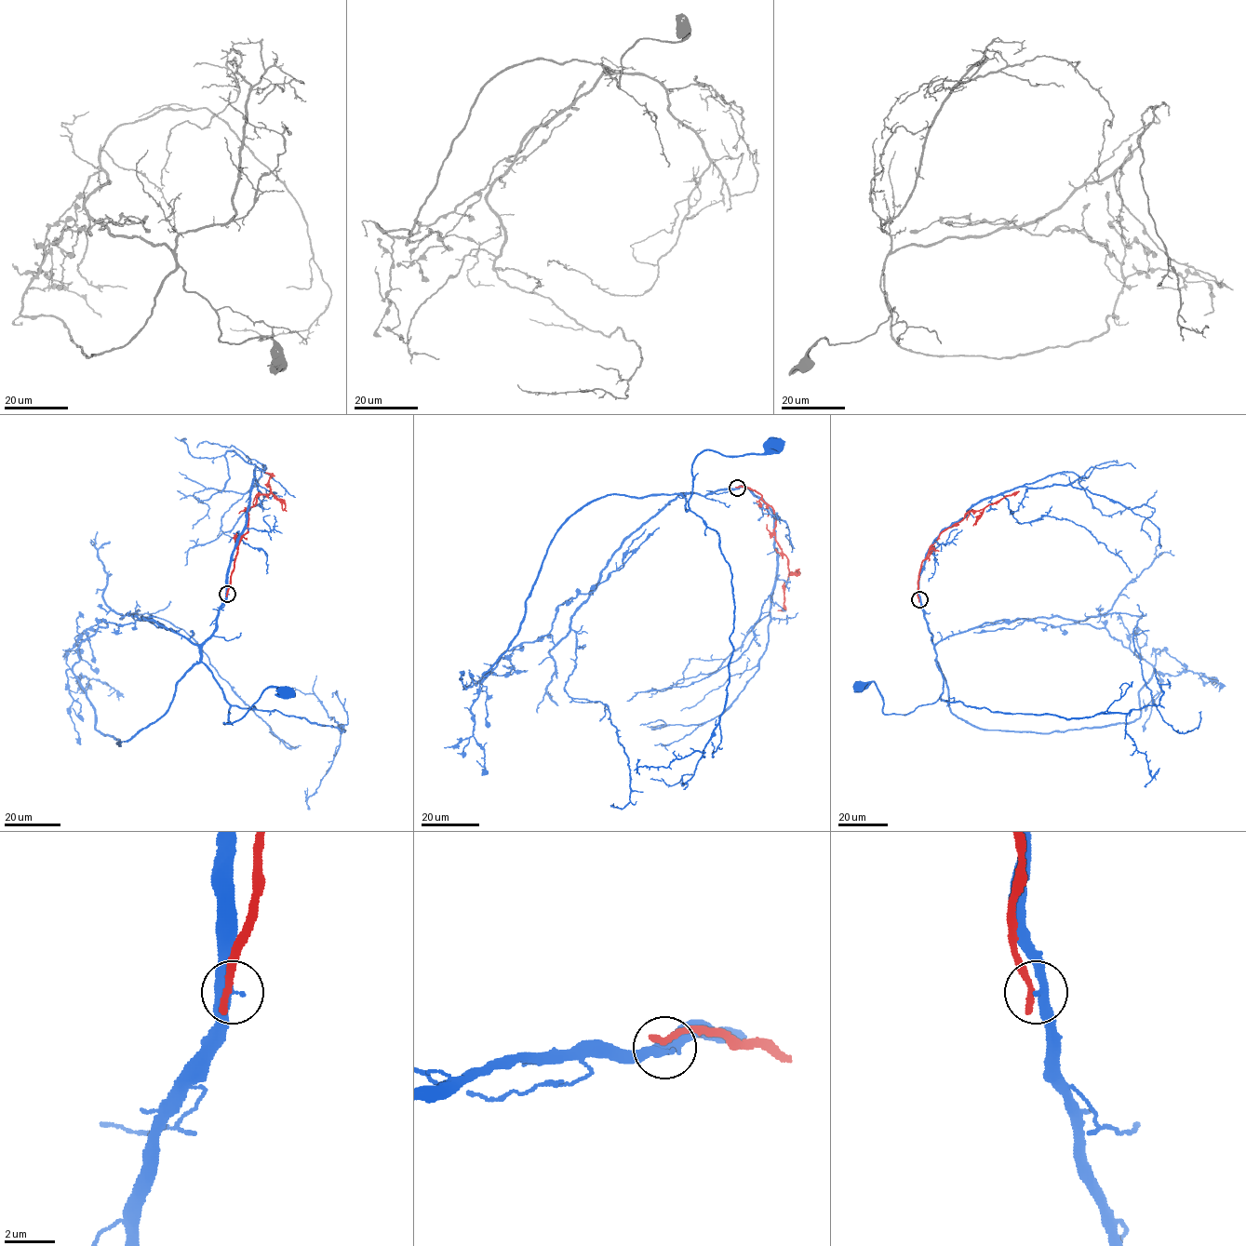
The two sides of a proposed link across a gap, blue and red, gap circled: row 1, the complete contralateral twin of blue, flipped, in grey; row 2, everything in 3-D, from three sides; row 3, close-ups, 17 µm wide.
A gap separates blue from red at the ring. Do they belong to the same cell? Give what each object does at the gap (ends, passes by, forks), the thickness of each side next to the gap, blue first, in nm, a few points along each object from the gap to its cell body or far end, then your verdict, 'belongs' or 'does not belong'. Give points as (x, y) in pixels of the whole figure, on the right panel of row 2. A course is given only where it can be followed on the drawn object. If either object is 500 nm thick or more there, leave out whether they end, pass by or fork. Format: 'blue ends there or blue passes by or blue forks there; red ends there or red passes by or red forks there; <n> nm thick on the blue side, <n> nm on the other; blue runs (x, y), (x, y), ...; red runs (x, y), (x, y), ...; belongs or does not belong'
blue passes by; red ends there; 400 nm thick on the blue side, 340 nm on the other; blue runs (919, 600), (942, 676), (941, 696), (904, 715), (888, 715), (882, 712), (882, 699), (874, 682), (858, 686); red runs (919, 600), (921, 563), (941, 533), (960, 522), (969, 511), (978, 511), (1019, 491); does not belong

